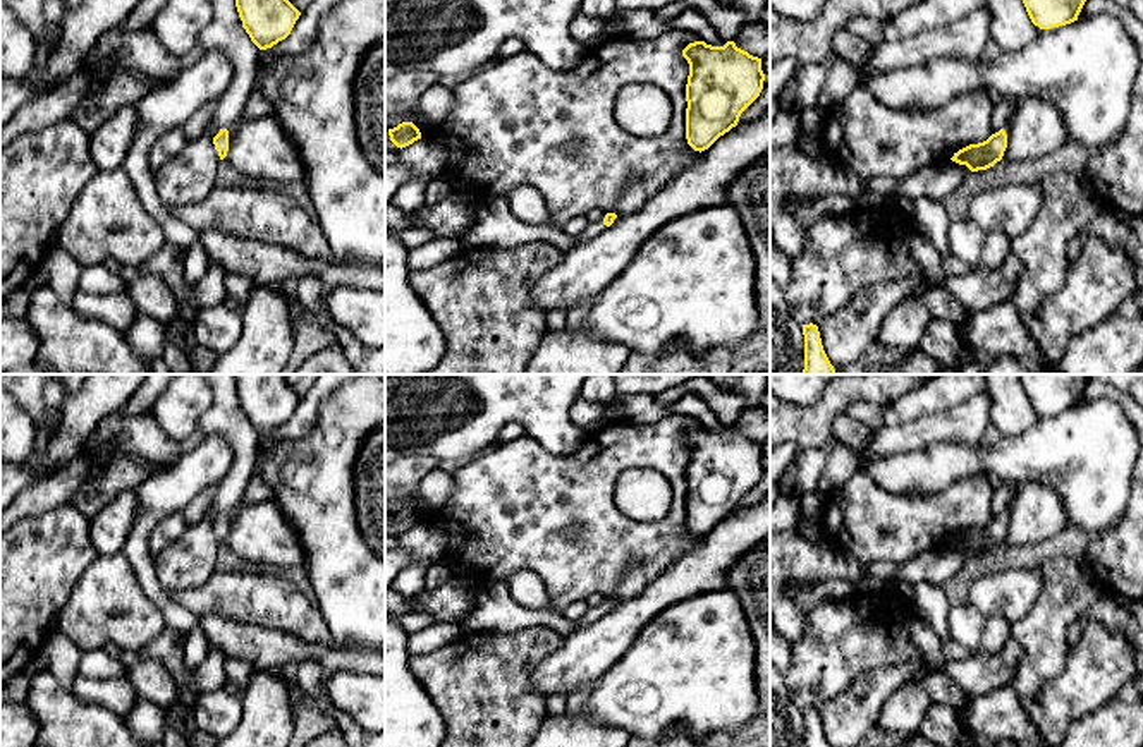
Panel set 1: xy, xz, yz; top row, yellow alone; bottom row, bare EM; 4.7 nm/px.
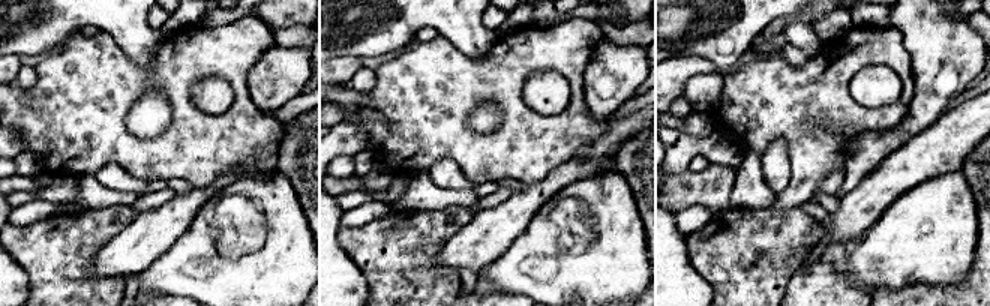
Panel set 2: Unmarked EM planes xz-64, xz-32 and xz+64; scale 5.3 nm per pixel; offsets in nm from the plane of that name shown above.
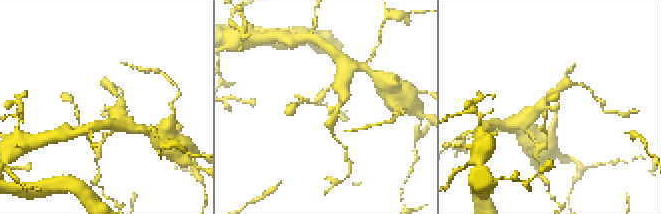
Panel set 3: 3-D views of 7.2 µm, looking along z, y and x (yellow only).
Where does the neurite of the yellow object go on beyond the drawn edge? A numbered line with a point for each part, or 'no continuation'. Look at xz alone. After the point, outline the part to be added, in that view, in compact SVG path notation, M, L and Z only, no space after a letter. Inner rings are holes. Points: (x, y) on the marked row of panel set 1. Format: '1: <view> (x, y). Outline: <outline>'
1: xz (593, 229). Outline: M603 220L598 222L590 222L588 227L584 228L584 232L578 237L574 237L574 244L581 244L581 242L588 242L591 239L595 239L596 235L600 235L603 230L607 228L607 225L603 223Z

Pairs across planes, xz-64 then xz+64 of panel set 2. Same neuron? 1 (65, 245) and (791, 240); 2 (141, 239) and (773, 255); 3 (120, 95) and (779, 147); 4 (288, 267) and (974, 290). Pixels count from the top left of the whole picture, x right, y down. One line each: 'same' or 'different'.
1: same
2: different
3: different
4: different

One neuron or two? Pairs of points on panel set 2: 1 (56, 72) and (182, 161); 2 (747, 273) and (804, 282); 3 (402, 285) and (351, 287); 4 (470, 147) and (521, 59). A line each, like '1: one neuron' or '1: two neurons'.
1: one neuron
2: two neurons
3: two neurons
4: one neuron

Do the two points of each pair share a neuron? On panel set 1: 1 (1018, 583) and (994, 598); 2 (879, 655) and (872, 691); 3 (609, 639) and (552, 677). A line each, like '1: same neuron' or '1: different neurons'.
1: same neuron
2: different neurons
3: same neuron

